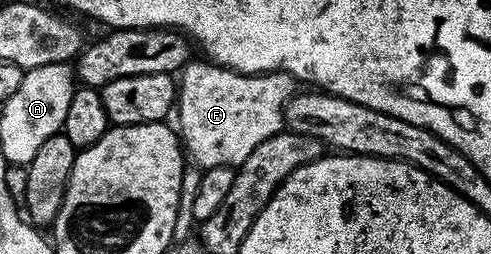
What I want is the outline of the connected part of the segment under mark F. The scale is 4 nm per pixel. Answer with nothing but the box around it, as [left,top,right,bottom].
[176,59,298,170]

